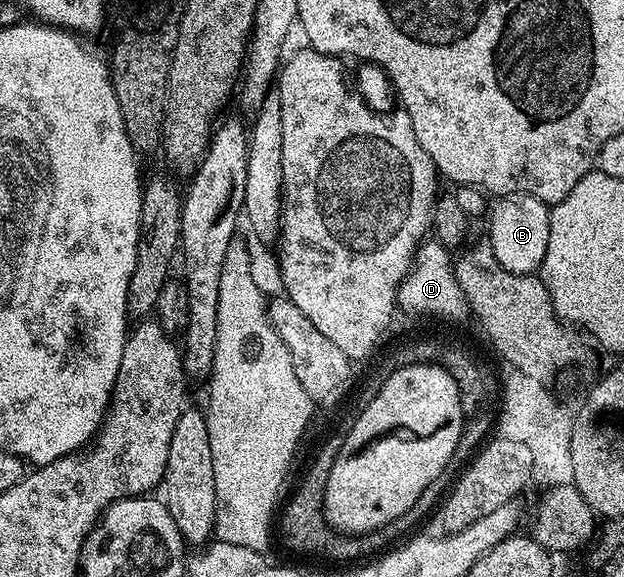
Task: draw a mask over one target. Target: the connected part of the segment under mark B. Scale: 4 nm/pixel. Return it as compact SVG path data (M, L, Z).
M513 192L500 195L489 210L487 241L497 263L516 275L536 273L546 255L550 231L550 207L530 193Z

